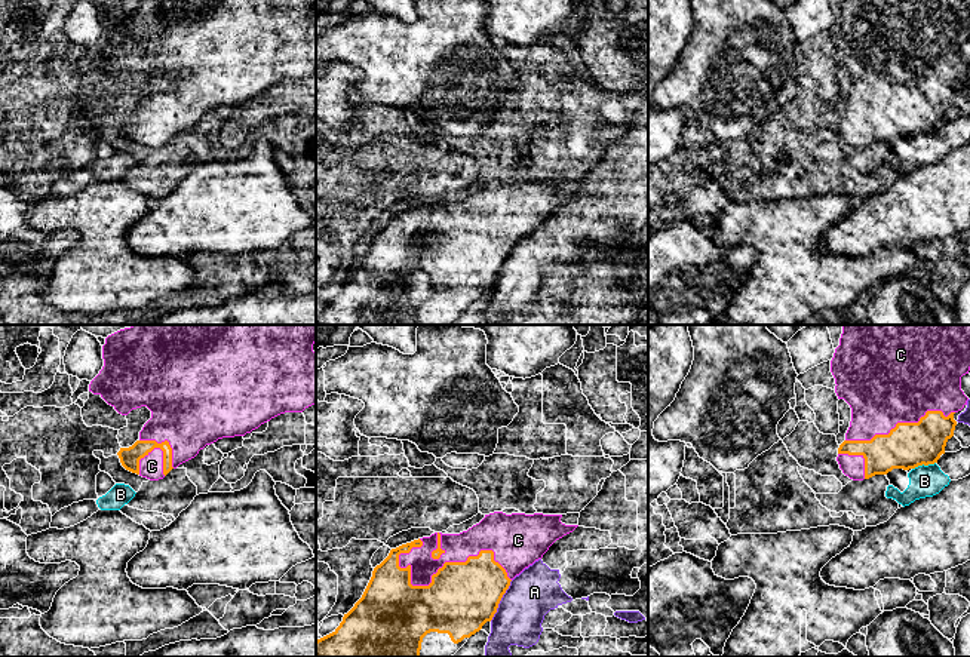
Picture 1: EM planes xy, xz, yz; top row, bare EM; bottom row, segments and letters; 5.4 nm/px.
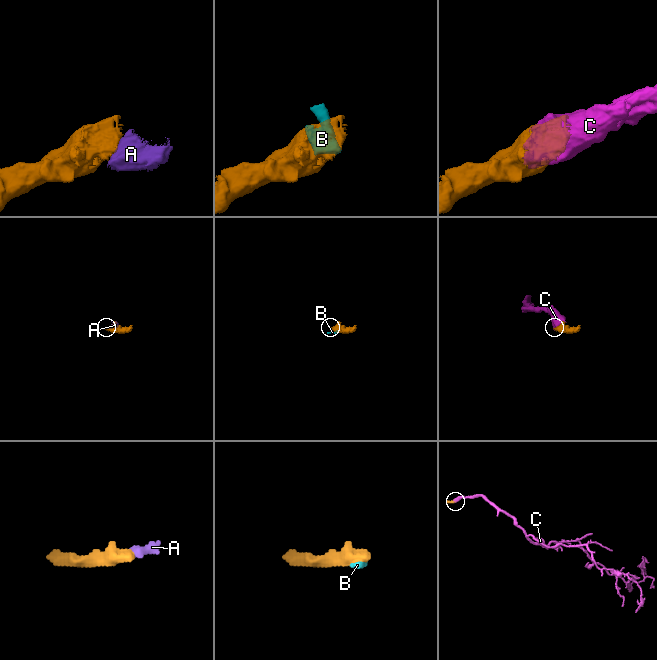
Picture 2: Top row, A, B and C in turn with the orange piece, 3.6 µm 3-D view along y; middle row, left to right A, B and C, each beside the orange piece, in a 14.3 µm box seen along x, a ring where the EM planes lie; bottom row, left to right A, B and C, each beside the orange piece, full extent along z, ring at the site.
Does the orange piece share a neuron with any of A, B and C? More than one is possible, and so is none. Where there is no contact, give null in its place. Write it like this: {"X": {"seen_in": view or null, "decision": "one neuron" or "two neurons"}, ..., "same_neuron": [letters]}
{"A": {"seen_in": "xz", "decision": "two neurons"}, "B": {"seen_in": "yz", "decision": "two neurons"}, "C": {"seen_in": "xz", "decision": "one neuron"}, "same_neuron": ["C"]}

